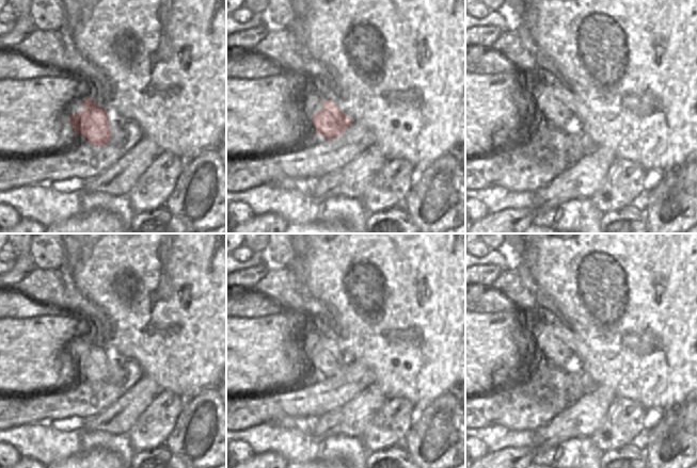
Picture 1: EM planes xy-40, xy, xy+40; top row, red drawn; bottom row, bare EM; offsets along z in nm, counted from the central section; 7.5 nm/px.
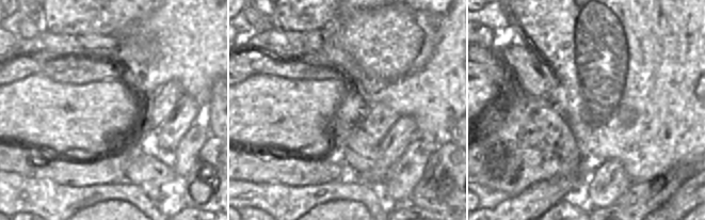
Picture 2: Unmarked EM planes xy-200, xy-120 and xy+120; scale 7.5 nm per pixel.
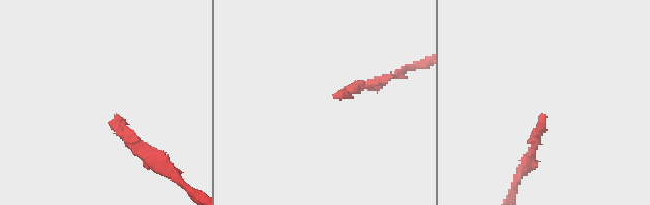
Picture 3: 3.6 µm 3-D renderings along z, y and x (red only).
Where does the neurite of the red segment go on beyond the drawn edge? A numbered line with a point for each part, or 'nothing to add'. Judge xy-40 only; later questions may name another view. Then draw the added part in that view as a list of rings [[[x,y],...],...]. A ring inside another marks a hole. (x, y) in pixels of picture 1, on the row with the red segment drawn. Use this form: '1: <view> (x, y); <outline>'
1: xy-40 (76, 106); [[[80,94],[78,95],[68,106],[66,109],[67,116],[70,117],[76,115],[80,111],[83,110],[83,101],[88,98],[86,95]]]

